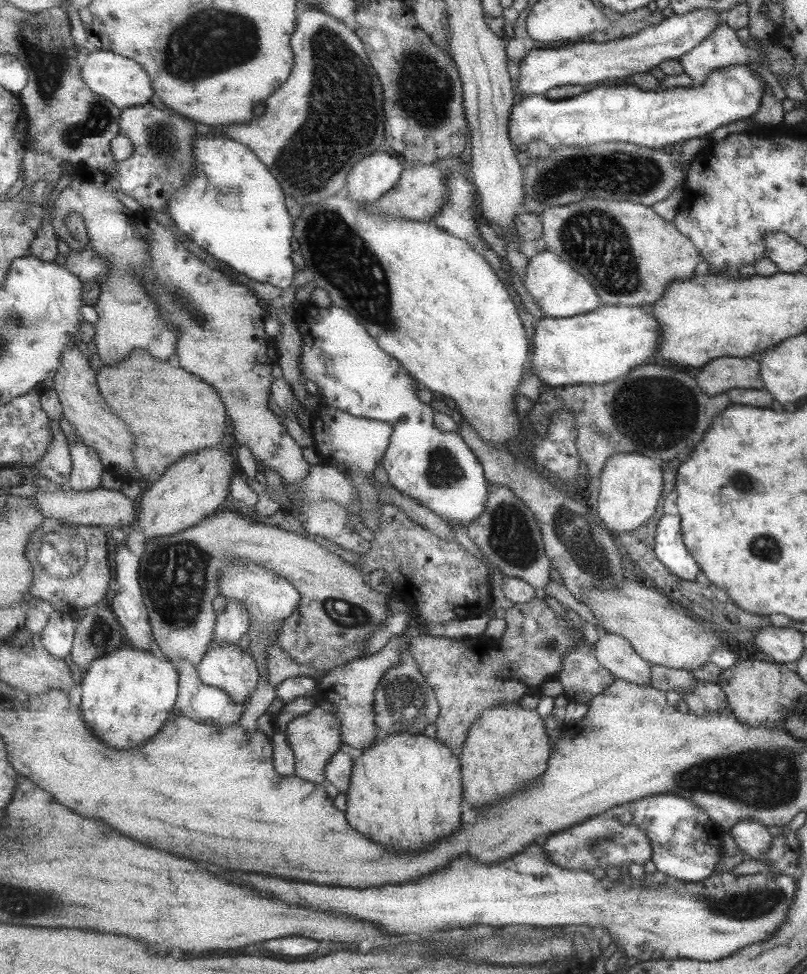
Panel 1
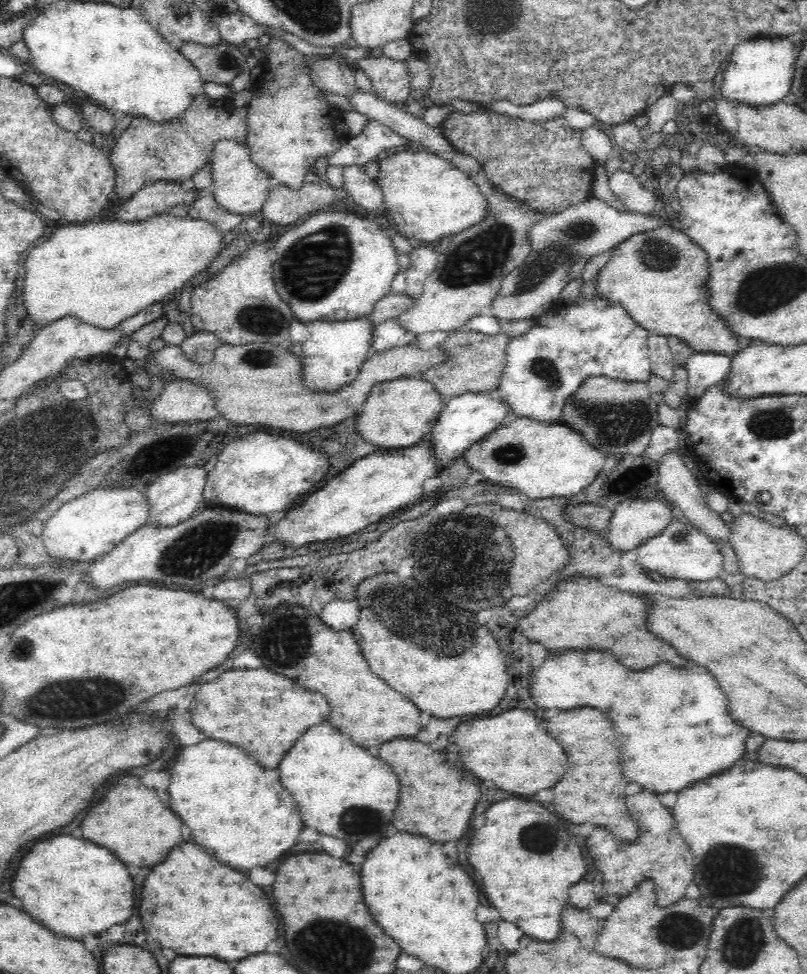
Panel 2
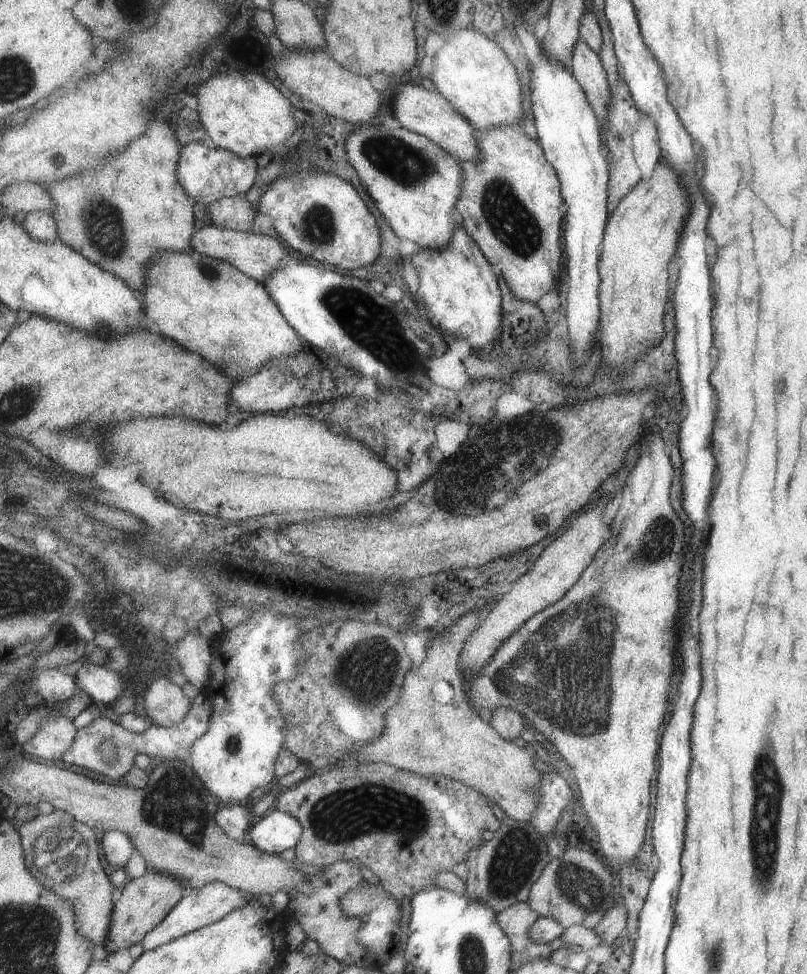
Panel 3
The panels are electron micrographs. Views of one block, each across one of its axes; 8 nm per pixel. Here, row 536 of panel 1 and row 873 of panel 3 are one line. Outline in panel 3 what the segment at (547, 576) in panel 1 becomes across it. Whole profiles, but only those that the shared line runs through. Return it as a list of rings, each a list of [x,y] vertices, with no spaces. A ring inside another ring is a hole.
[[[503,816],[503,828],[499,828],[491,842],[483,842],[471,856],[467,856],[465,864],[469,868],[469,888],[467,894],[475,896],[477,900],[485,900],[495,908],[495,912],[503,912],[505,908],[531,900],[533,886],[541,880],[545,868],[553,862],[547,840],[551,836],[543,836],[535,830],[531,822],[519,822],[515,818]]]

